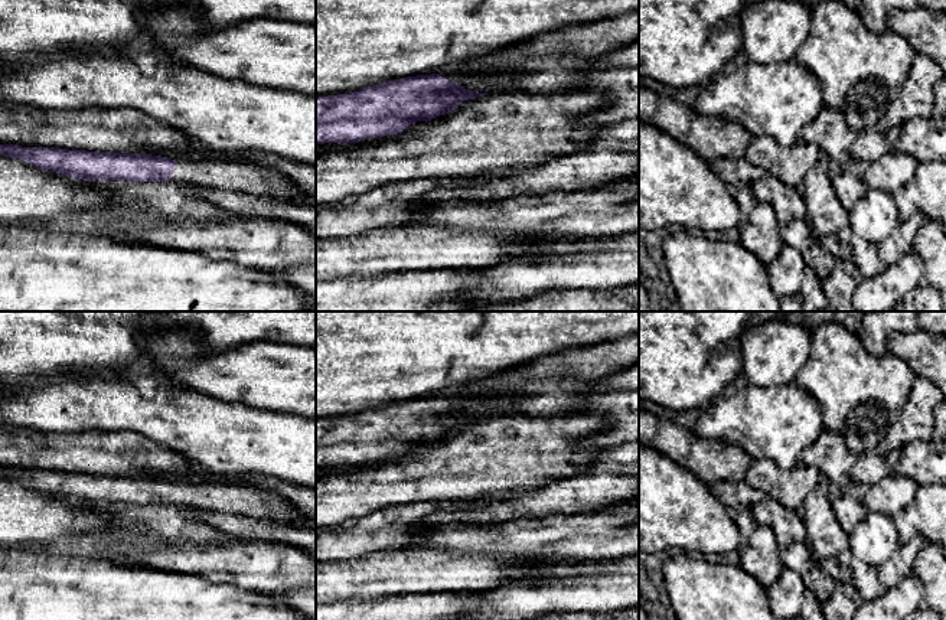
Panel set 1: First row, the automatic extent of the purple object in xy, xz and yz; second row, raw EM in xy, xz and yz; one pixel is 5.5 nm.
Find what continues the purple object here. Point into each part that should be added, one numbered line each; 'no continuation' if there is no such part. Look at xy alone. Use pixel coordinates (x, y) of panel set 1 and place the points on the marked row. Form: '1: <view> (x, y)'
1: xy (228, 175)

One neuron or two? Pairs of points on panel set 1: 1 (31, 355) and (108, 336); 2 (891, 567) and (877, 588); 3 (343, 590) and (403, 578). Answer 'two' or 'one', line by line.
1: one
2: two
3: one

